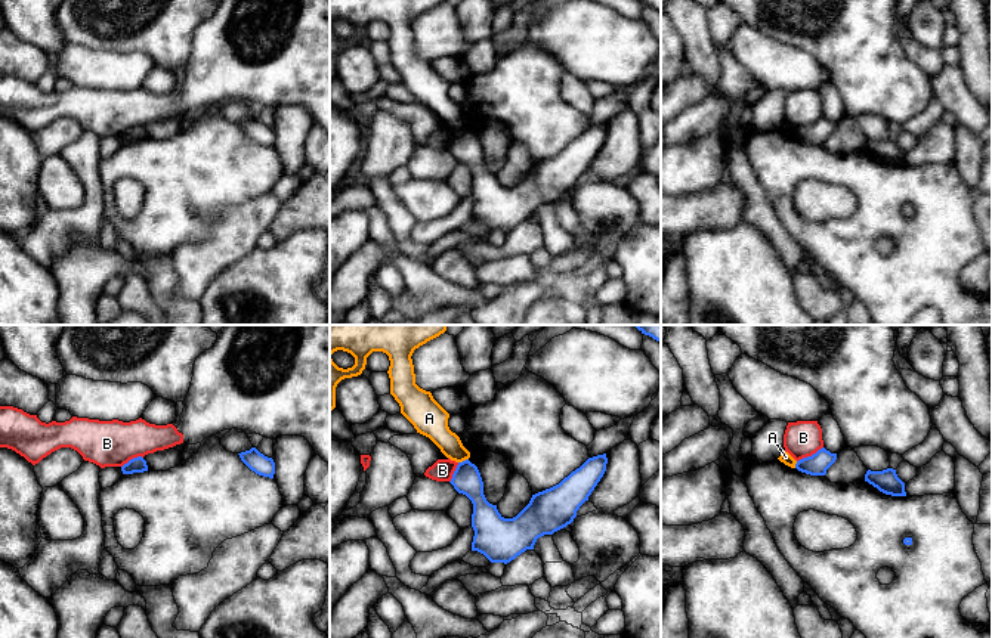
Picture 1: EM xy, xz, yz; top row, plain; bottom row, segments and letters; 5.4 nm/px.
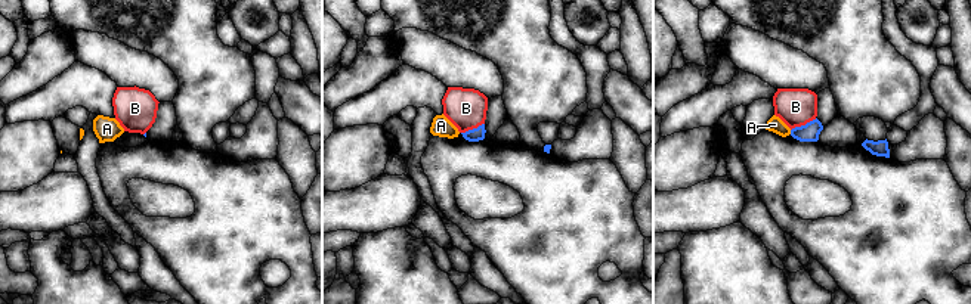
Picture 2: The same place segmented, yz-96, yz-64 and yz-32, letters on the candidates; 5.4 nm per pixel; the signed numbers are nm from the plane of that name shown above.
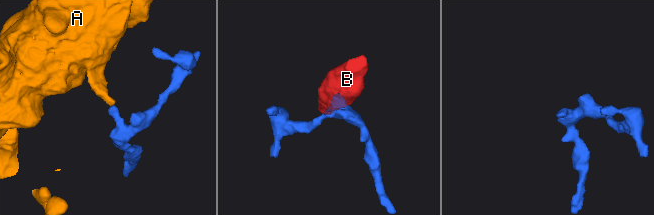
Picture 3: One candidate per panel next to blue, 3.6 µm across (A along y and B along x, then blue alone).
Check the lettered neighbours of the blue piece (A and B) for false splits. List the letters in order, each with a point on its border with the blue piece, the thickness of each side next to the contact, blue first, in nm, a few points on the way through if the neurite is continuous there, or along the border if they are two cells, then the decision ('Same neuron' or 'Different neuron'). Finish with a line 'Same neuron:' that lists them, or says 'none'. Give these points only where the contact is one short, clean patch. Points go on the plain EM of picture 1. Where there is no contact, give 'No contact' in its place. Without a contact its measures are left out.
A: Touches blue at xz (463, 130). Thickness 160 nm (blue) against 140 nm. Boundary: xz (467, 127), (459, 132). Different neuron
B: Touches blue at yz (809, 126). Thickness 120 nm (blue) against 200 nm. Boundary: yz (822, 115), (797, 130). Different neuron
Same neuron: none

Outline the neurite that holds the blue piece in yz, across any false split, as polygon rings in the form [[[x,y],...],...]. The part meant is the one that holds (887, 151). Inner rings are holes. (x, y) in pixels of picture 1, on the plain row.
[[[887,137],[883,140],[868,139],[865,143],[865,151],[886,164],[906,165],[905,152],[897,146],[896,139],[893,137]]]

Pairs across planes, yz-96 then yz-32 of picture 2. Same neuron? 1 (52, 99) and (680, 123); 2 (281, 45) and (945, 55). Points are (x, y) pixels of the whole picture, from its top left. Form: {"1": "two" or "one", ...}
{"1": "one", "2": "two"}

